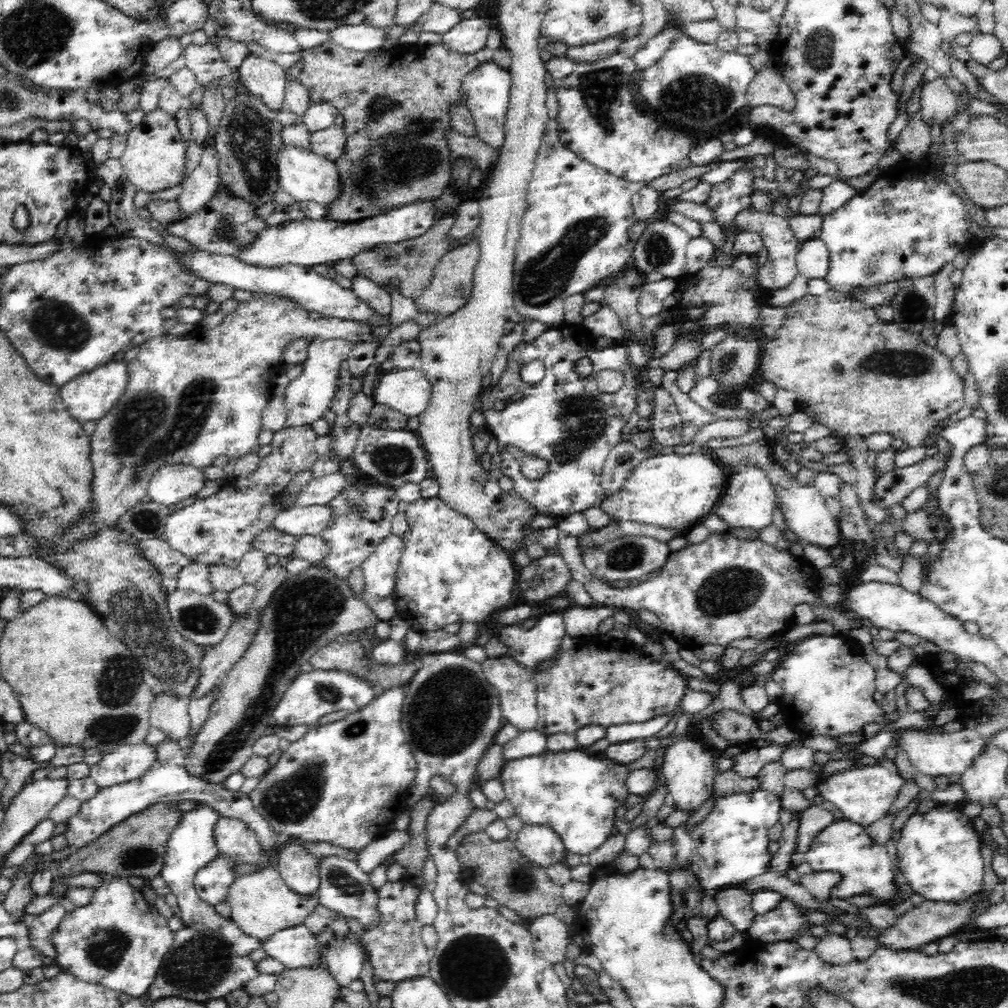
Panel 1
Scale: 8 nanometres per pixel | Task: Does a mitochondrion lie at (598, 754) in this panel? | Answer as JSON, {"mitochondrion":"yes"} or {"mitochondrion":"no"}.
{"mitochondrion":"no"}

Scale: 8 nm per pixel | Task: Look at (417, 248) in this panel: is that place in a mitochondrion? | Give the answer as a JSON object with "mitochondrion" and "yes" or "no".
{"mitochondrion":"yes"}

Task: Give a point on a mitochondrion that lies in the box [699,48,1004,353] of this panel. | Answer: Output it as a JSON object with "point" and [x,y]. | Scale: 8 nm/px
{"point":[913,308]}

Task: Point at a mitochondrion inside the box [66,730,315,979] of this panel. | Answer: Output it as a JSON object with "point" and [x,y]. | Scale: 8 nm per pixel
{"point":[105,948]}

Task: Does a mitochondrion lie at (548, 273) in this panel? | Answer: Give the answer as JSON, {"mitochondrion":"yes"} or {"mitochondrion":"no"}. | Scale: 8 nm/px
{"mitochondrion":"yes"}

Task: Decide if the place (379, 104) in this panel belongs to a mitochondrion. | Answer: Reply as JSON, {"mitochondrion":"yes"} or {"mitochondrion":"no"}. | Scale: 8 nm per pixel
{"mitochondrion":"yes"}

